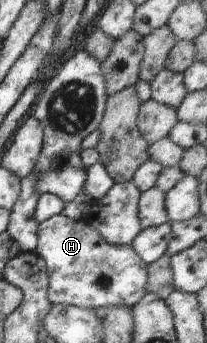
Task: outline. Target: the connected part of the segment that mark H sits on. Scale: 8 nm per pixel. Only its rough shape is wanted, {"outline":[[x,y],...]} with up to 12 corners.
{"outline":[[64,214],[34,251],[48,301],[132,309],[148,264]]}

